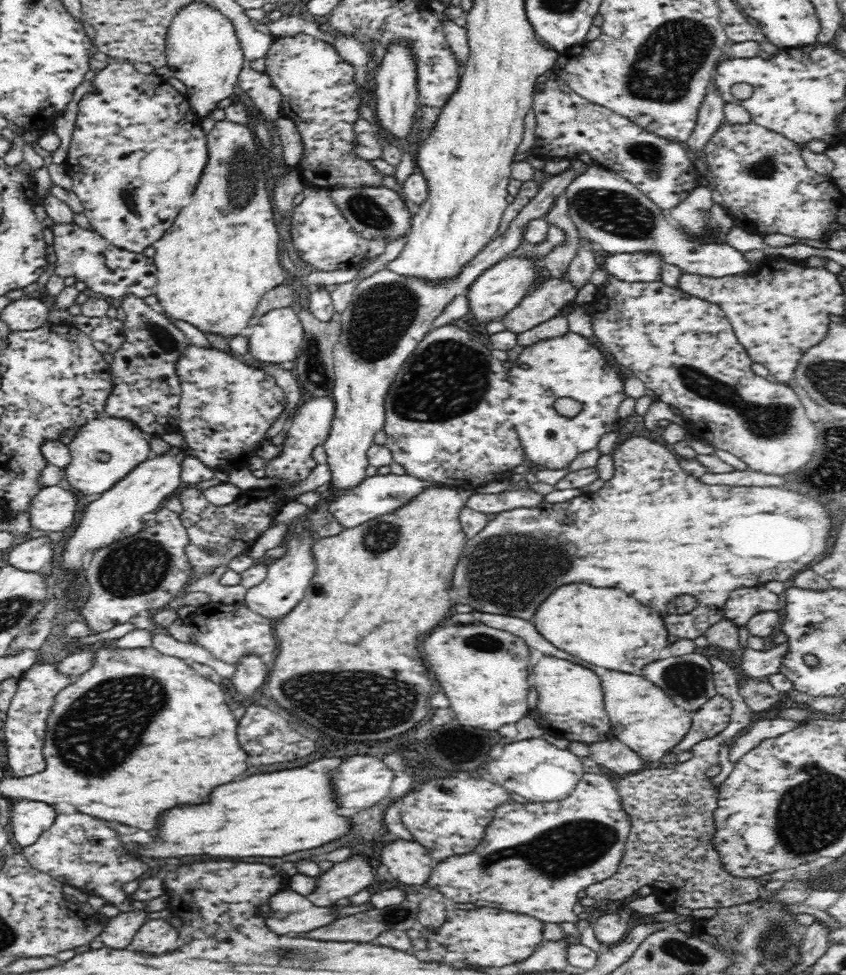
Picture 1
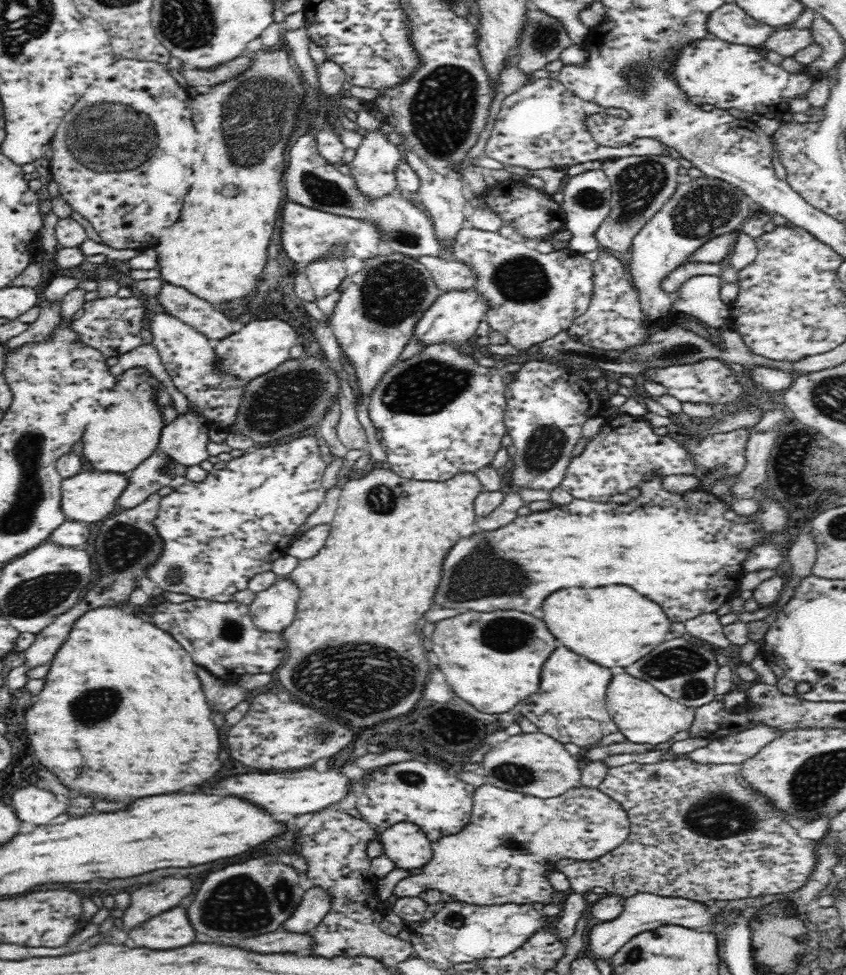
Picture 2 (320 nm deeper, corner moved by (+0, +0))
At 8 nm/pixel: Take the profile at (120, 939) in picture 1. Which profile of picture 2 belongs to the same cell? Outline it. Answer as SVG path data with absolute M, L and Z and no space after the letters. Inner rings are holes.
M164 878L158 884L148 884L132 894L132 904L124 911L123 924L138 926L152 916L158 916L182 902L192 892L192 882L188 878Z

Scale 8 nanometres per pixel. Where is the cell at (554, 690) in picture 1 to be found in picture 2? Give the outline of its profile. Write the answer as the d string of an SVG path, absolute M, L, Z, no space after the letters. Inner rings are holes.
M562 645L550 653L541 672L538 692L520 702L520 714L533 722L538 732L547 734L562 745L574 743L589 748L605 736L619 731L606 706L608 682L612 678L608 668L602 668Z

